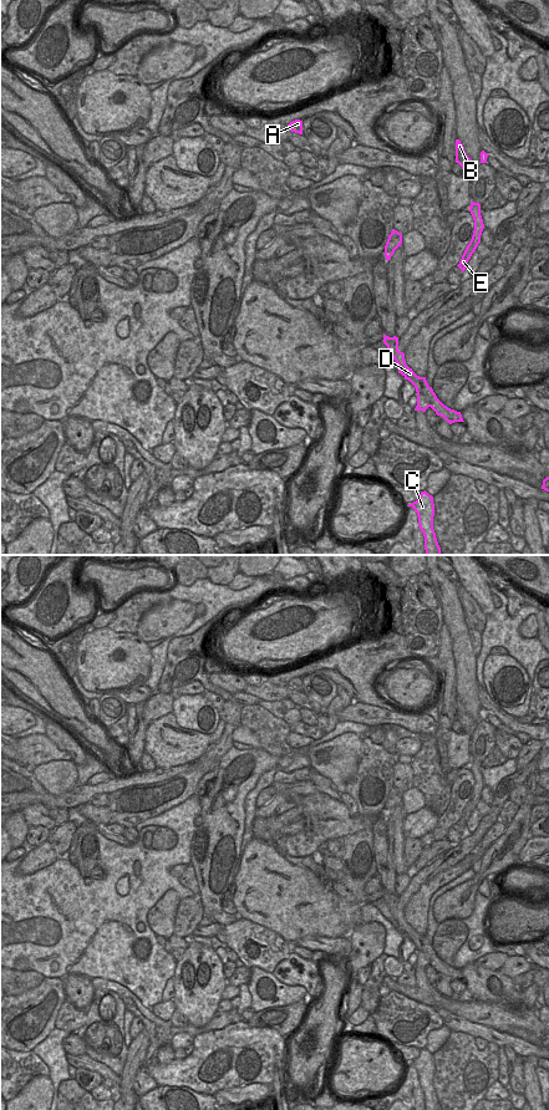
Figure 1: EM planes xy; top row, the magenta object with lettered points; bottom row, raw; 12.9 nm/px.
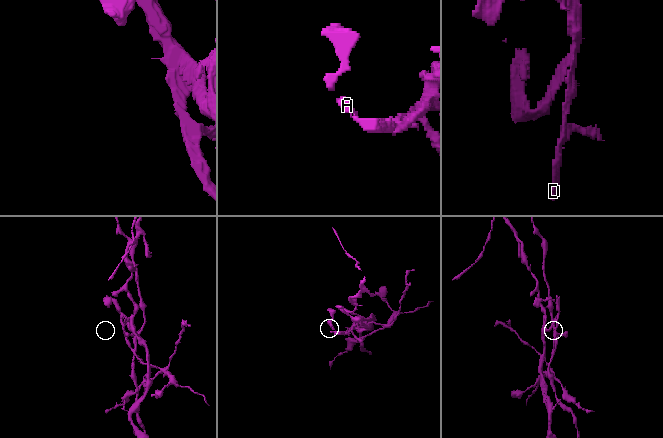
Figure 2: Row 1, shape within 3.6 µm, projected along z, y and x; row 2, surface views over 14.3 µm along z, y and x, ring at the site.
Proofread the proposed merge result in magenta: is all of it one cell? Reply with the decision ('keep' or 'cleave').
cleave

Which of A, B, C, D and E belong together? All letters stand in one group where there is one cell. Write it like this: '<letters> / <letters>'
A D / B C E

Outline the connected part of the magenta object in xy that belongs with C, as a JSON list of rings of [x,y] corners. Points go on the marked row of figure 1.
[[[426,490],[421,492],[420,499],[408,504],[418,516],[418,525],[425,536],[425,550],[427,555],[441,555],[436,533],[433,530],[434,504],[433,497]]]

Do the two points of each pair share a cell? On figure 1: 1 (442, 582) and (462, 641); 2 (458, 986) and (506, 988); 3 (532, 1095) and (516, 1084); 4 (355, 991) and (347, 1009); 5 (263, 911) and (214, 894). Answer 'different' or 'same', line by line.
1: same
2: different
3: different
4: same
5: different

